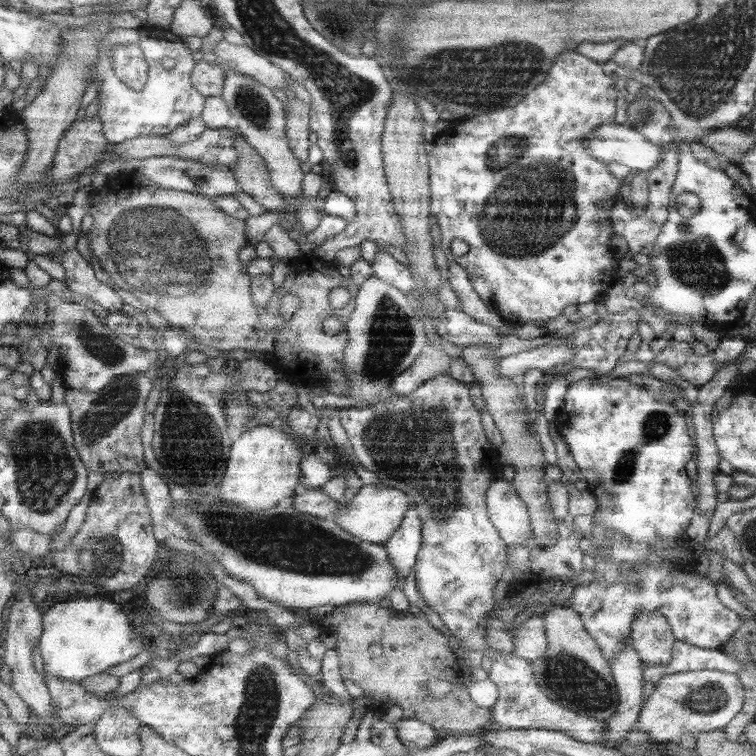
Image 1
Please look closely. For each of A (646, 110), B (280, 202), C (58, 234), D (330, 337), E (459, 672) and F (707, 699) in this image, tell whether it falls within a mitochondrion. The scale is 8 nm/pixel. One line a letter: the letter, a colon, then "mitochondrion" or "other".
A: mitochondrion
B: other
C: other
D: other
E: other
F: mitochondrion

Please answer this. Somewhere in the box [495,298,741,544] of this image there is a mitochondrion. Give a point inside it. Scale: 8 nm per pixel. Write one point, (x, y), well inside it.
(656, 425)

